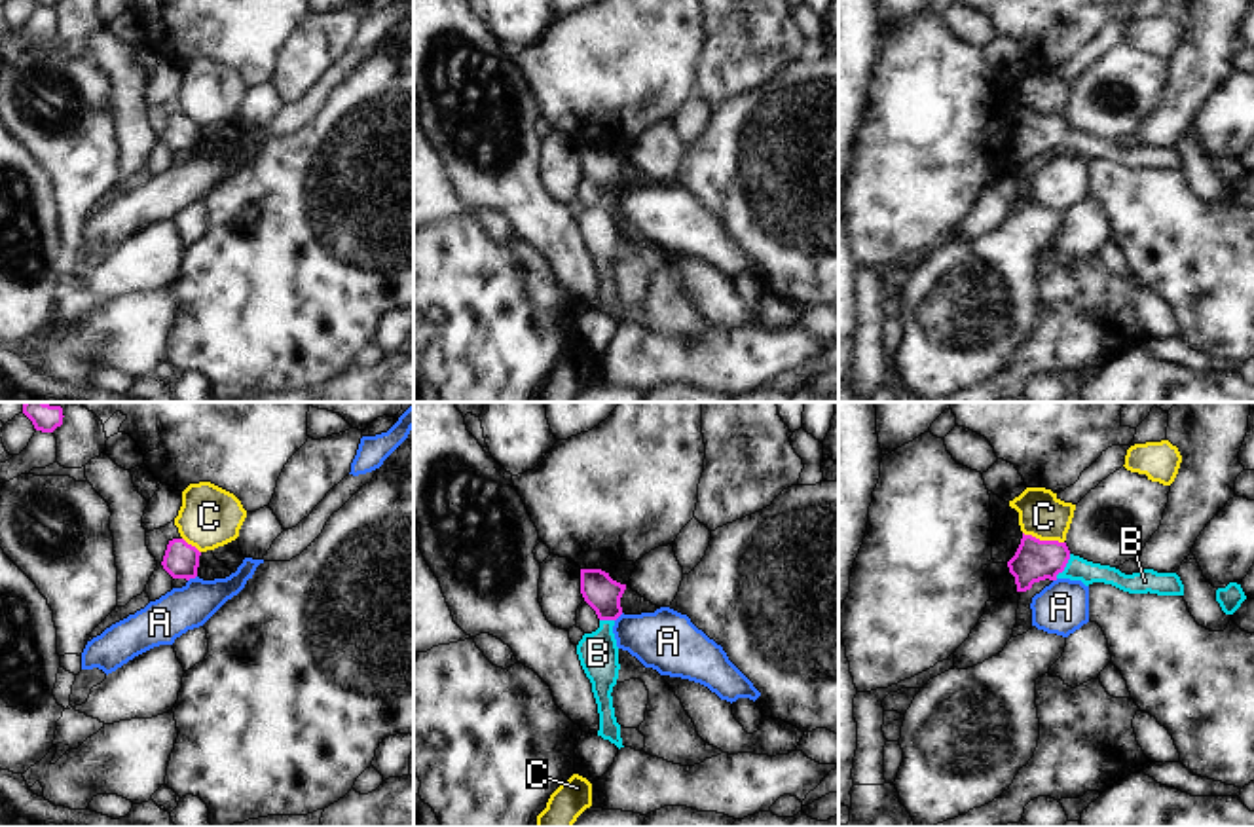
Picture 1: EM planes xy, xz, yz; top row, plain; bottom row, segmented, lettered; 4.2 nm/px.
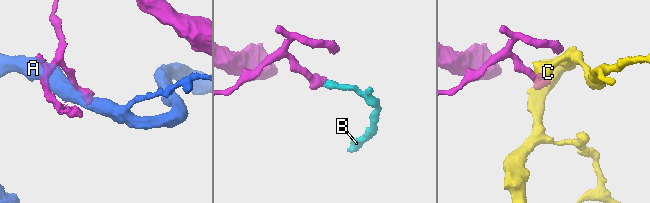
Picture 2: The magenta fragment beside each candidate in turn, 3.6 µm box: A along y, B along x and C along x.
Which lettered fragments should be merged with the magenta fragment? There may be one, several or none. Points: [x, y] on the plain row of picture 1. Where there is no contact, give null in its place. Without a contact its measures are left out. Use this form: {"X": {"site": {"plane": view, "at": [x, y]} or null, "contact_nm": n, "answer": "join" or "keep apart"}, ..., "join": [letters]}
{"A": {"site": {"plane": "xy", "at": [192, 152]}, "contact_nm": 50, "answer": "keep apart"}, "B": {"site": {"plane": "yz", "at": [1065, 141]}, "contact_nm": 120, "answer": "join"}, "C": {"site": {"plane": "yz", "at": [1044, 116]}, "contact_nm": 180, "answer": "keep apart"}, "join": ["B"]}

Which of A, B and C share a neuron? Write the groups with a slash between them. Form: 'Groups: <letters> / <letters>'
Groups: A / B / C

